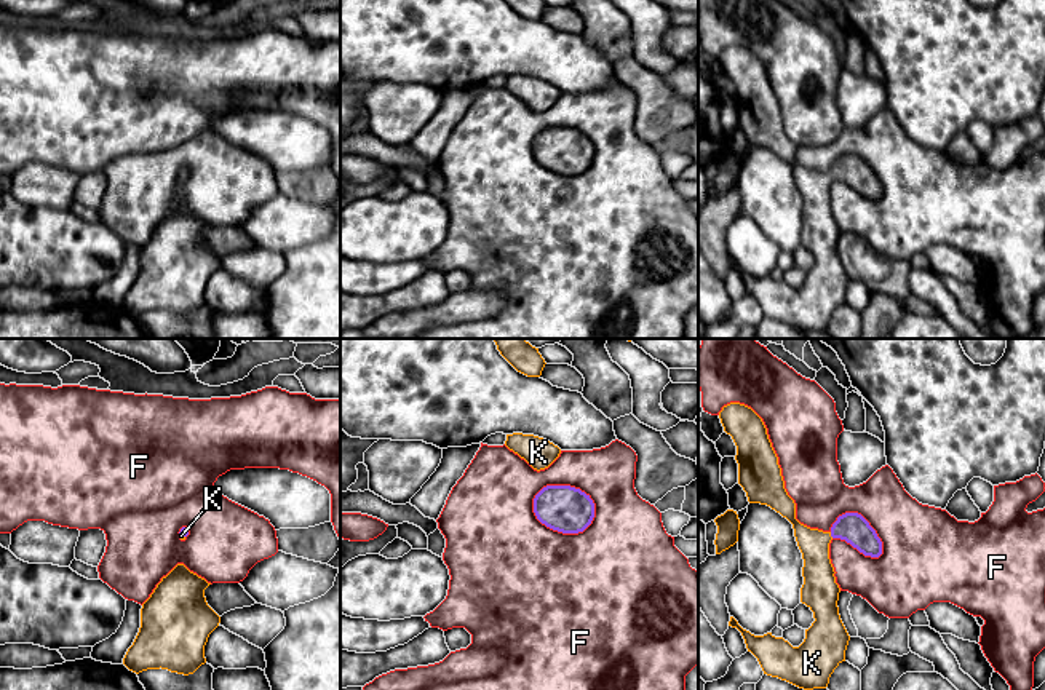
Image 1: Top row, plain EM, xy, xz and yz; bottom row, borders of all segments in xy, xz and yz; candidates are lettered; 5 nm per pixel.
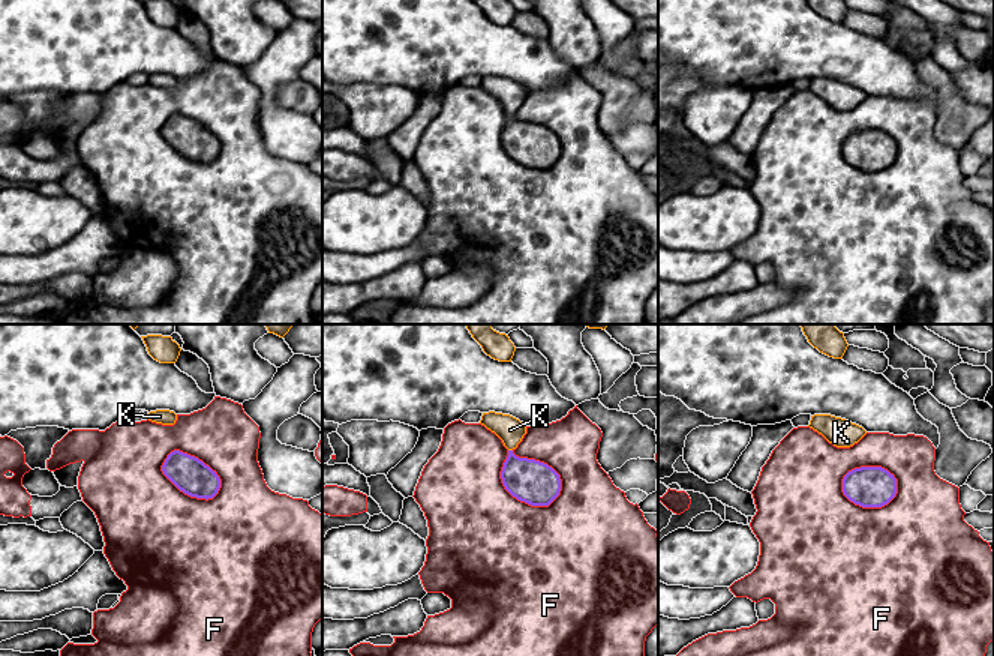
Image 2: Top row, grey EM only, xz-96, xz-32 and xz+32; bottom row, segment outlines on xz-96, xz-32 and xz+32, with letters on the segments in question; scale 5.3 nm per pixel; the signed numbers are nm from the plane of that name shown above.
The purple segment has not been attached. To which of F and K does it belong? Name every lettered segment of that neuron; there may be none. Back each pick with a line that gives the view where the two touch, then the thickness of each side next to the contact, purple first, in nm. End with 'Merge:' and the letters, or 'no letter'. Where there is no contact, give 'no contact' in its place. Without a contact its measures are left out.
K: meets purple in yz; 150 nm thick on the purple side, 160 nm on the other
Merge: K

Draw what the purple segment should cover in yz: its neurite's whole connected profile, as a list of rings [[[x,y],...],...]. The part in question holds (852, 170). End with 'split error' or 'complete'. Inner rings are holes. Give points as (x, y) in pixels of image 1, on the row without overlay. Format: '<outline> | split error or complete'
[[[740,45],[724,48],[719,61],[737,88],[738,126],[746,134],[748,144],[767,147],[793,166],[804,201],[801,244],[813,254],[815,260],[805,272],[805,281],[799,289],[793,289],[772,275],[754,278],[733,259],[729,268],[741,275],[748,294],[757,300],[764,316],[804,332],[826,331],[834,311],[845,303],[850,283],[839,257],[840,230],[829,201],[829,185],[832,180],[840,180],[864,198],[879,200],[882,184],[858,155],[839,158],[829,174],[801,166],[796,161],[796,145],[785,131],[778,99],[762,61]]] | split error

